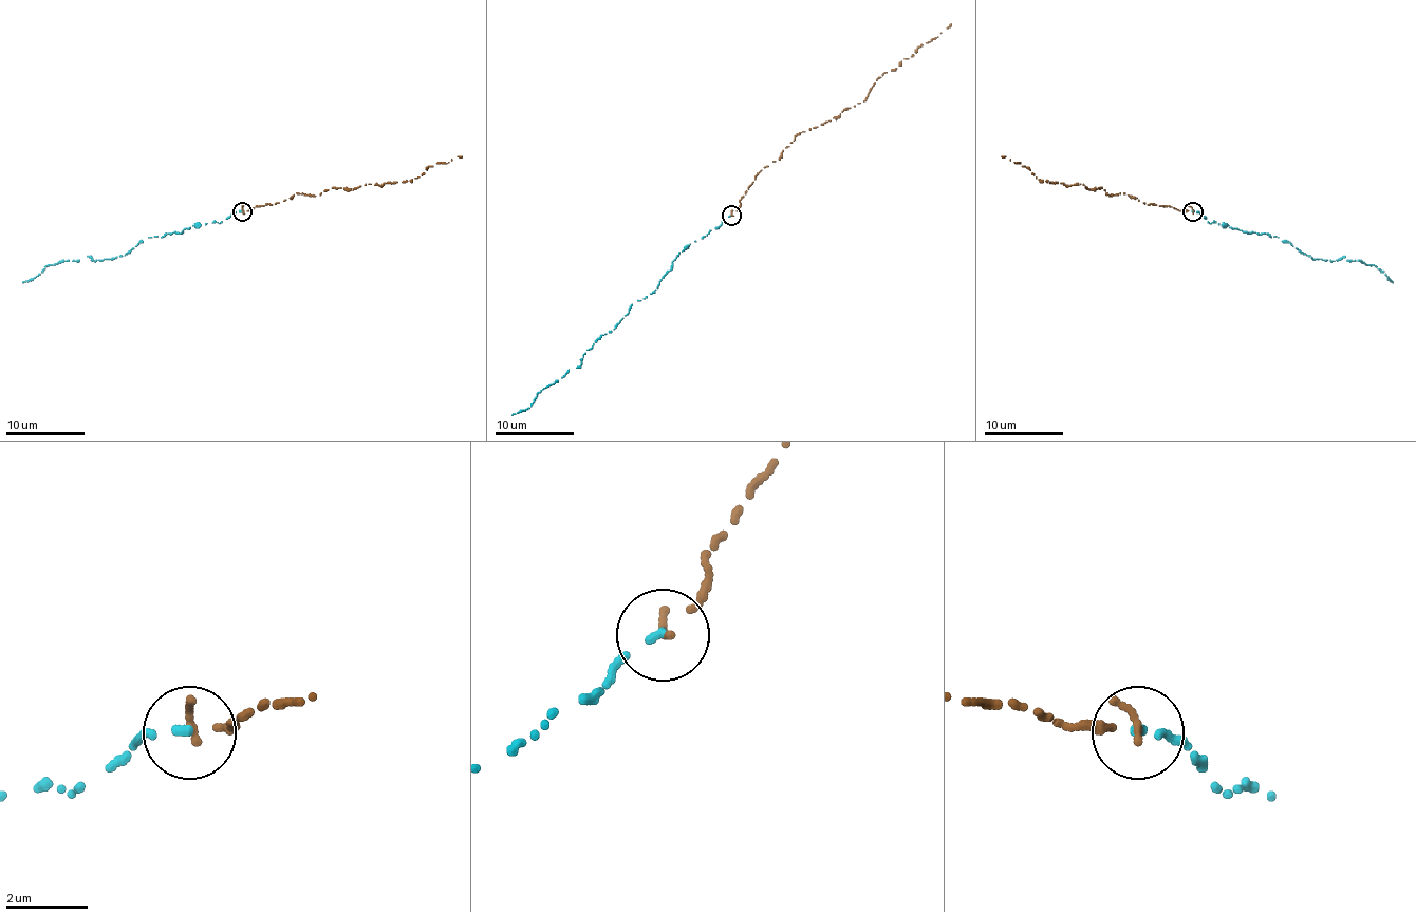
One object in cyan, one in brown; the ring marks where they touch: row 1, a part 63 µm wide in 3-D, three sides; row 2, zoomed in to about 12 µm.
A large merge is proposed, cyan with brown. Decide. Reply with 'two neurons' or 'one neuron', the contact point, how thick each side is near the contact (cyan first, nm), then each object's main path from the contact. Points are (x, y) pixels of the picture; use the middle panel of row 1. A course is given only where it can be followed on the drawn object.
one neuron | (731, 216) | 160/180 nm | cyan via (731, 215), (682, 250), (657, 287), (587, 349), (577, 367), (529, 408), (511, 414) | brown via (731, 215), (755, 175), (778, 160), (798, 134), (855, 106), (877, 78), (950, 23)

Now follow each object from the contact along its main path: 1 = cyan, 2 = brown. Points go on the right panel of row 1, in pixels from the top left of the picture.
1: (1192, 211), (1210, 223), (1278, 237), (1312, 258), (1344, 257), (1374, 264), (1392, 282)
2: (1192, 211), (1125, 193), (1107, 196), (1083, 183), (1040, 182), (1024, 166), (1001, 155)

